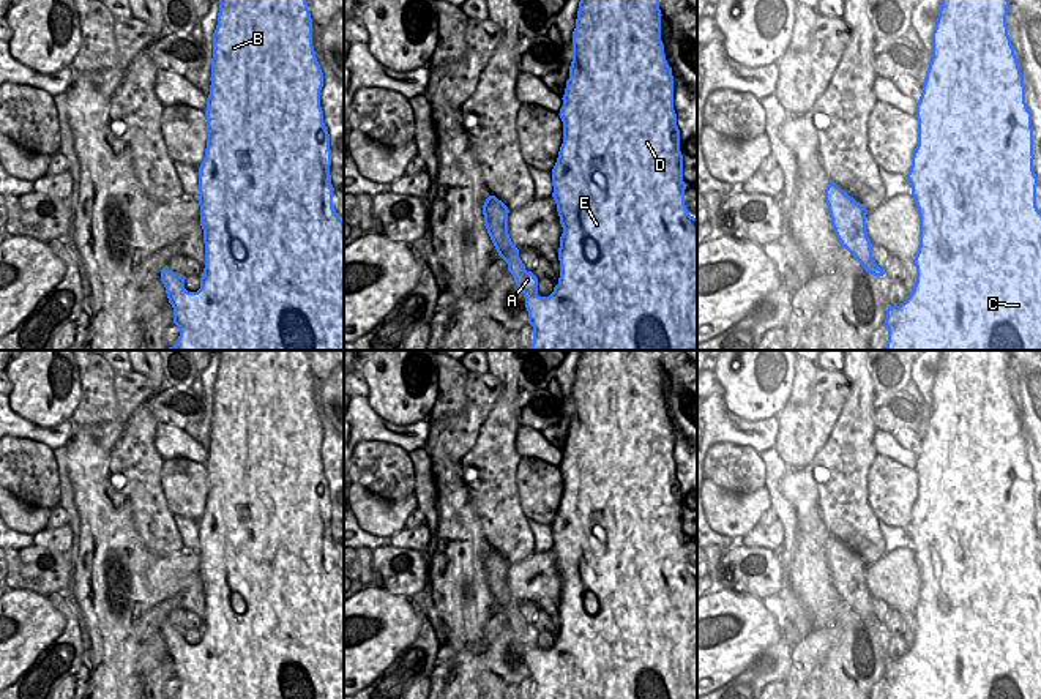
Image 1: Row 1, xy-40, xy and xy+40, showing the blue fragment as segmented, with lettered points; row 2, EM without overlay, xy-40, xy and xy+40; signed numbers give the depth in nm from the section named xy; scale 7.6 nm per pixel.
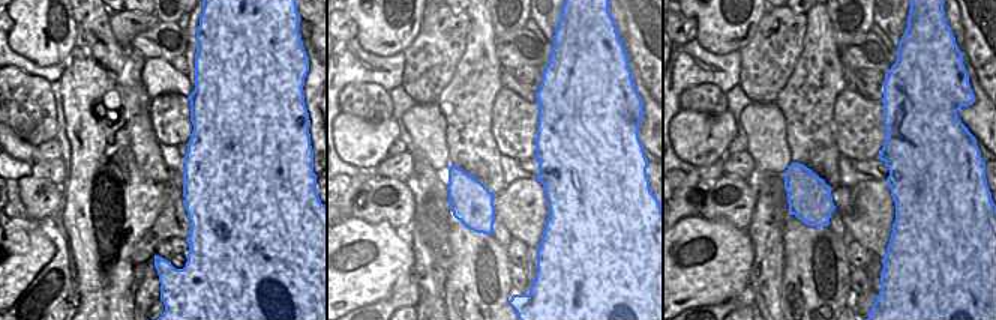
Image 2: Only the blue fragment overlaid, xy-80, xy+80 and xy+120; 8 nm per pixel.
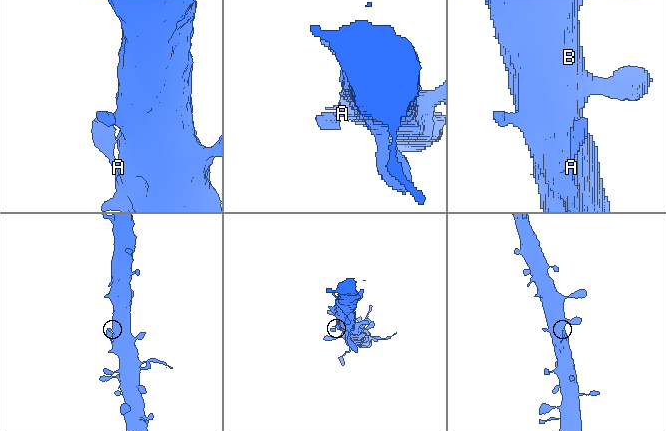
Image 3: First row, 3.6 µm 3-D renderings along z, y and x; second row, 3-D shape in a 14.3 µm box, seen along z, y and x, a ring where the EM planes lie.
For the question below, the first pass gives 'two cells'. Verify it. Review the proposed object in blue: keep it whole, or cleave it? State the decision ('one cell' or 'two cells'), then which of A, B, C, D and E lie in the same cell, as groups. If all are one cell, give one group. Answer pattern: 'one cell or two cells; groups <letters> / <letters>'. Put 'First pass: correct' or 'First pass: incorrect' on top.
First pass: incorrect
one cell; groups A B C D E

